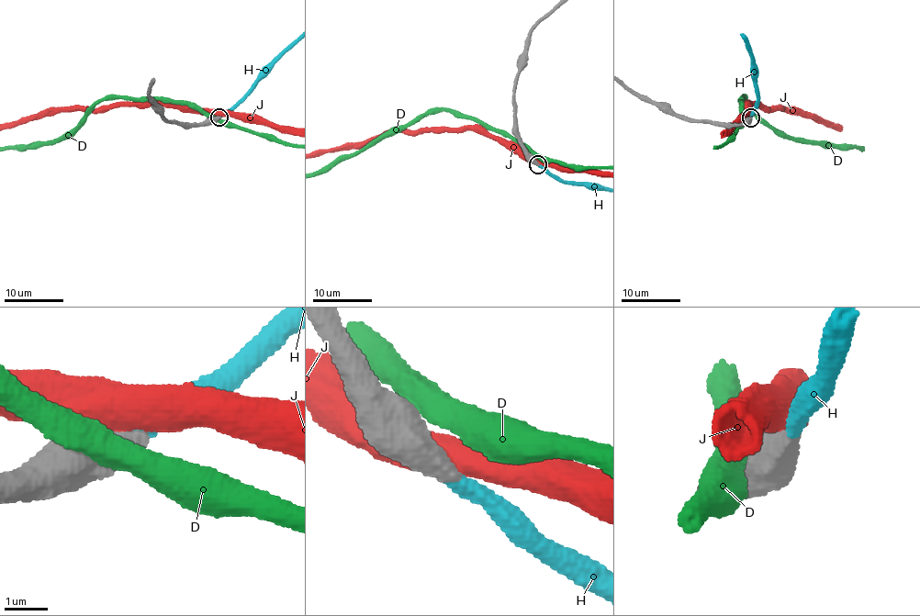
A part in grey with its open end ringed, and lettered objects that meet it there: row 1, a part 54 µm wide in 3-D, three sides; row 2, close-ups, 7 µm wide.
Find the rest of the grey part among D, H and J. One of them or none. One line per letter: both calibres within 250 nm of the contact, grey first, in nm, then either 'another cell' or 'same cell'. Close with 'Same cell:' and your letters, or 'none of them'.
D: 750 nm thick on the grey side, 550 nm on the other; another cell
H: 550 nm thick on the grey side, 440 nm on the other; same cell
J: 700 nm thick on the grey side, 500 nm on the other; another cell
Same cell: H

